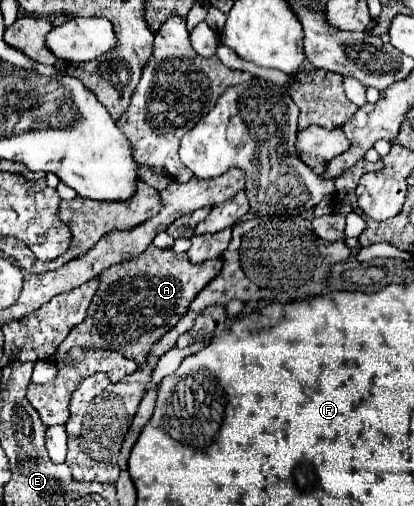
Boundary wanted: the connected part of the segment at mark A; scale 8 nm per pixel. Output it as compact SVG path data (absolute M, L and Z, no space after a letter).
M150 245L146 251L148 257L142 255L102 271L102 275L98 277L98 291L94 293L88 307L88 315L68 333L68 337L56 349L56 363L68 363L70 349L82 347L118 351L126 359L134 359L142 365L152 343L178 323L178 319L186 313L190 301L198 295L198 291L222 269L220 259L194 265L188 263L188 257L184 253L180 255L172 249L158 249Z

